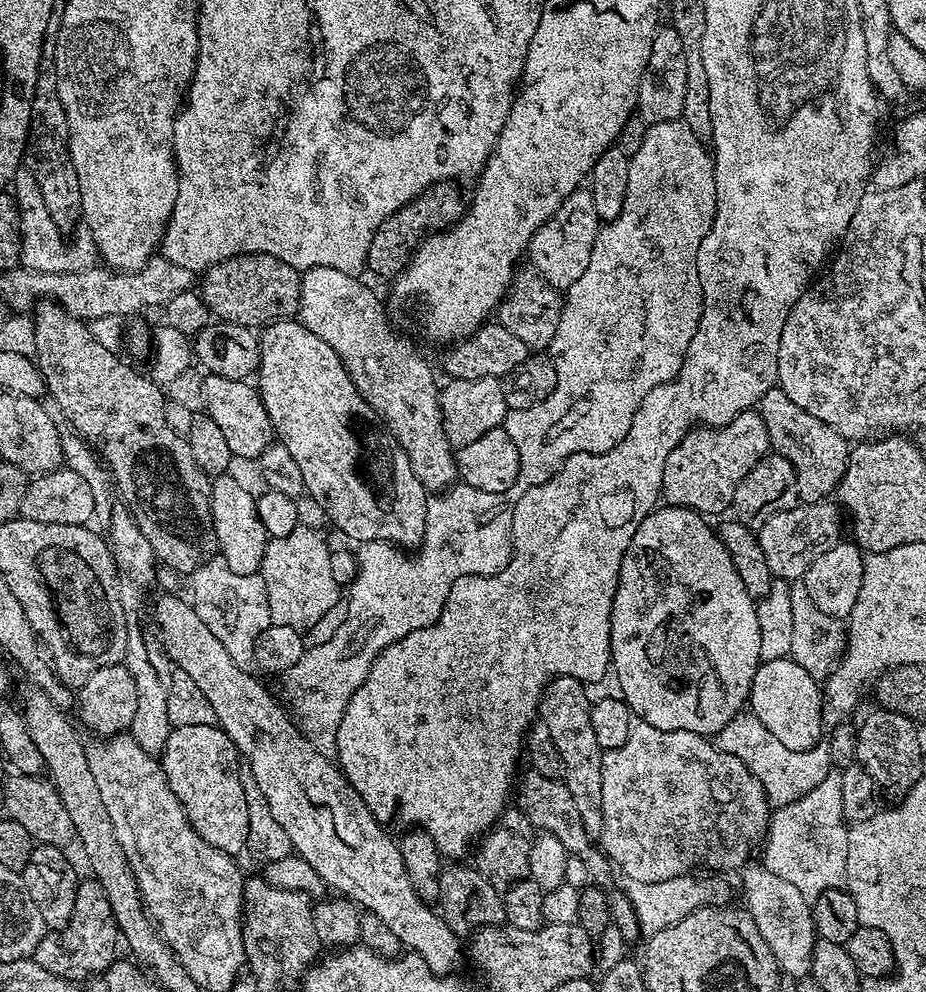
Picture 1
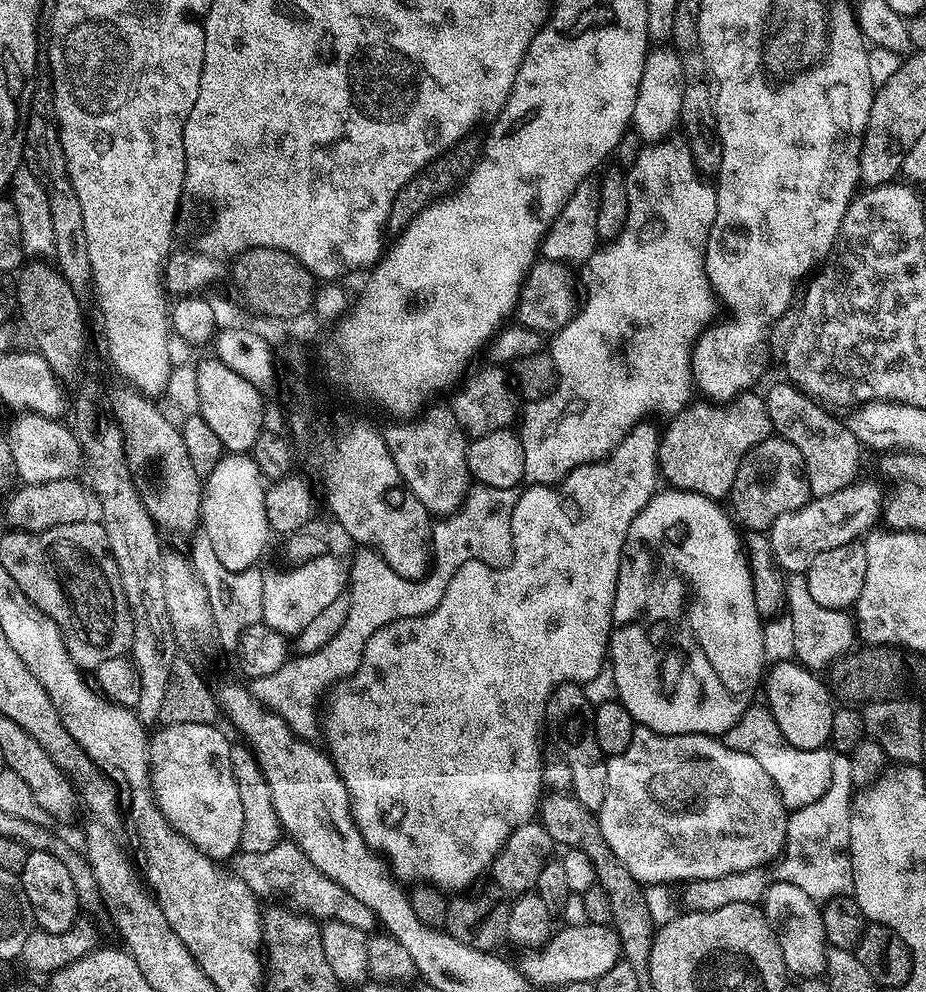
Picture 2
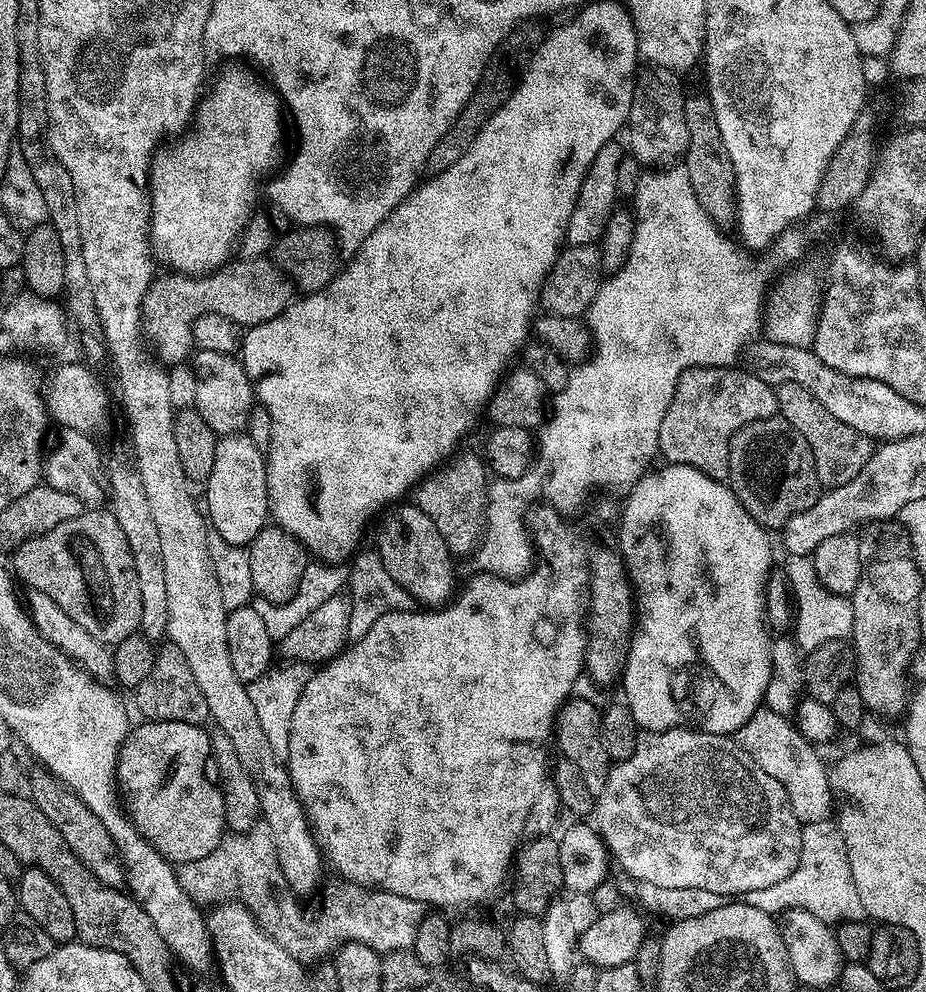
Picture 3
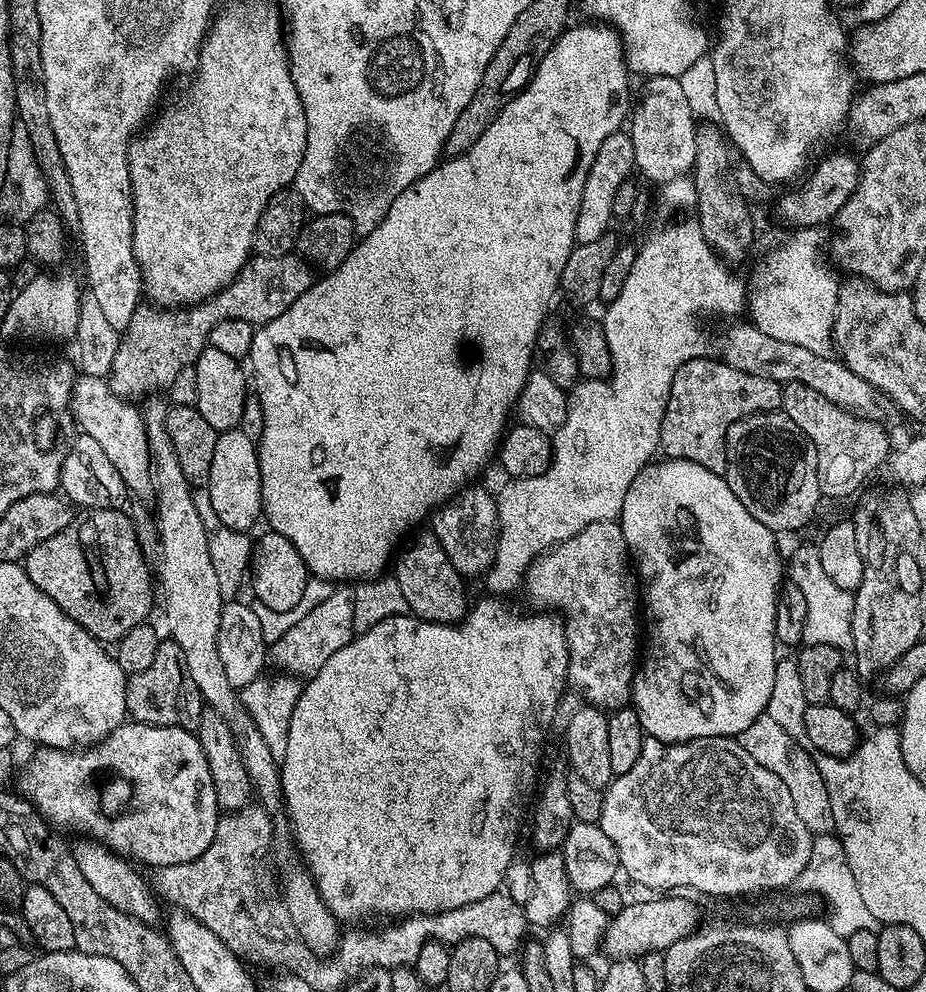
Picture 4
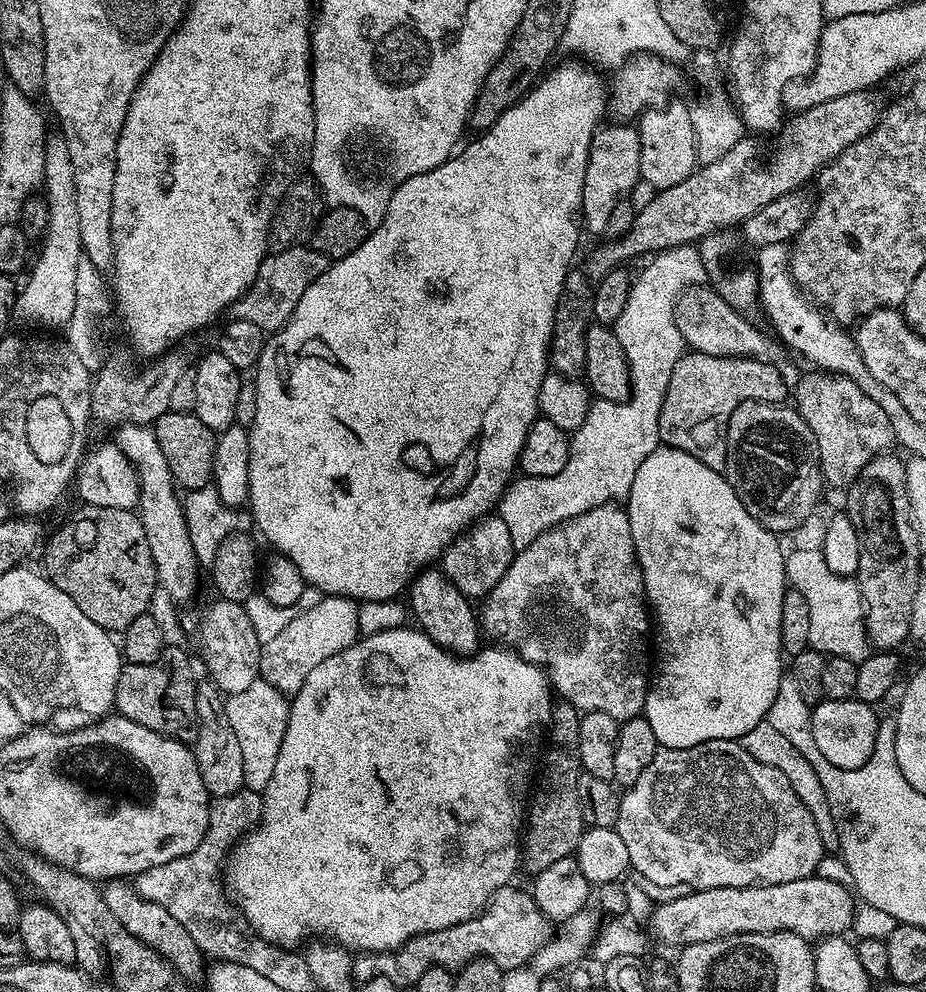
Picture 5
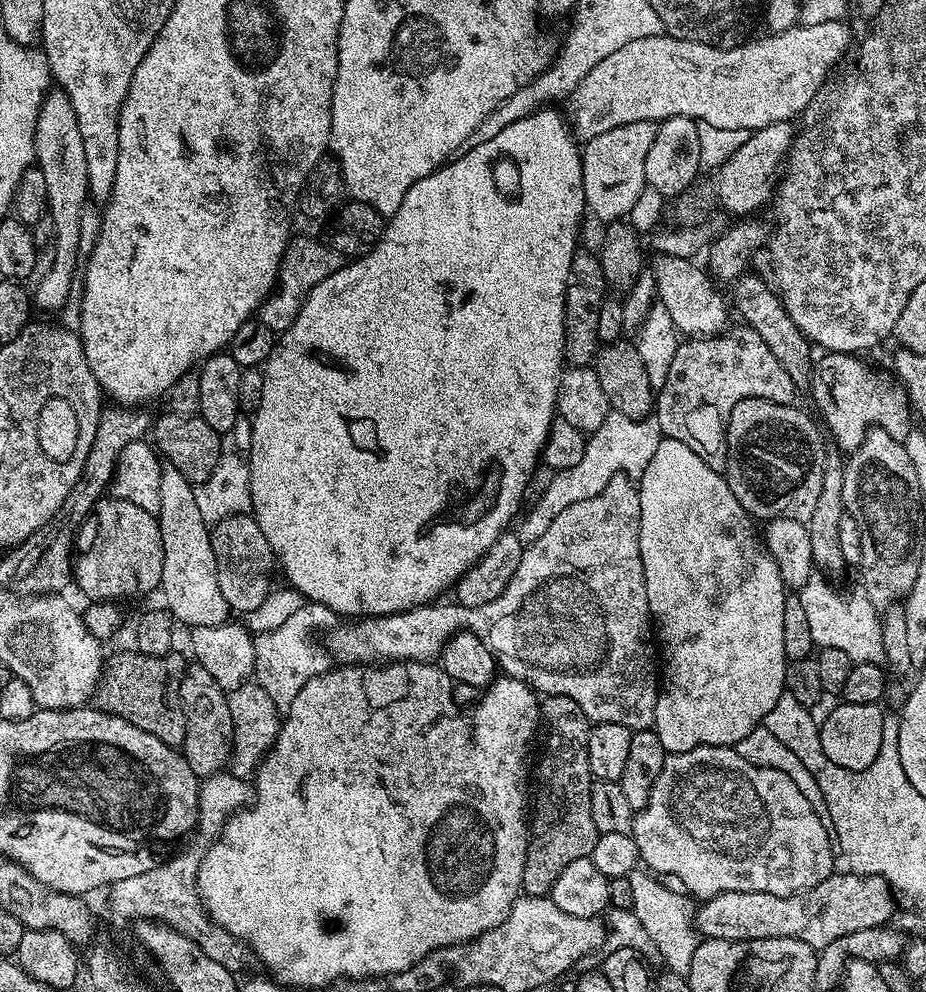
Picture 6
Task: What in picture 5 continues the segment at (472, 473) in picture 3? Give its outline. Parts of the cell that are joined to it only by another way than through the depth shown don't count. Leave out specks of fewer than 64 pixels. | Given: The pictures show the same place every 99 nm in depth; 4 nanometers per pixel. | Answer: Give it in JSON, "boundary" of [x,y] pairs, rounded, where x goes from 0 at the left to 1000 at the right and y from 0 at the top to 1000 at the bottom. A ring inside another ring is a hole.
{"boundary":[[[528,518],[485,548],[477,561],[477,576],[501,601],[525,603],[533,595],[533,591],[542,587],[546,575],[553,570],[554,559],[551,534],[546,534],[546,526],[542,526],[538,518]]]}

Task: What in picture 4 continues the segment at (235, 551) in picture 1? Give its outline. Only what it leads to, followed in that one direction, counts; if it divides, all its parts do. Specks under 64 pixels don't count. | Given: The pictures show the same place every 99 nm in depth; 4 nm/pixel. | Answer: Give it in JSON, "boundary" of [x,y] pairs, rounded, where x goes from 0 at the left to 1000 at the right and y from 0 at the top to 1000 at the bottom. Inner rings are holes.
{"boundary":[[[258,432],[237,436],[231,450],[227,482],[222,495],[227,498],[228,511],[244,532],[267,535],[282,521],[282,478],[278,464],[278,447]]]}

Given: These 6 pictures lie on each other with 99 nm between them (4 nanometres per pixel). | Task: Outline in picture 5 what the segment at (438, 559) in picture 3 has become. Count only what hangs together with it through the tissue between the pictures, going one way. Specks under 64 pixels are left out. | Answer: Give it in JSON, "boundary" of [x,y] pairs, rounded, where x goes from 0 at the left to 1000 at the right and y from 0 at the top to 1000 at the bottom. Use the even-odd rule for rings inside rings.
{"boundary":[[[458,575],[446,584],[438,594],[440,612],[449,620],[448,628],[473,649],[494,663],[504,663],[519,652],[521,633],[515,618],[510,617],[506,602],[488,590],[478,576]],[[471,576],[471,577],[467,577]],[[445,612],[445,613],[444,613]]]}

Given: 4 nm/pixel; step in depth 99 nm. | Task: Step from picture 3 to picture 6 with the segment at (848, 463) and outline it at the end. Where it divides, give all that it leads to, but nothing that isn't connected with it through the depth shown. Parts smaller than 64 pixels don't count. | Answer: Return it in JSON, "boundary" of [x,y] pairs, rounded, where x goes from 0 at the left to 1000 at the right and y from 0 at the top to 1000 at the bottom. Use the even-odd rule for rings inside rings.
{"boundary":[[[896,355],[887,358],[880,364],[877,372],[877,385],[875,388],[875,396],[877,395],[877,403],[881,406],[881,411],[886,414],[884,422],[890,422],[889,430],[898,434],[898,444],[905,451],[911,455],[911,458],[919,458],[930,446],[933,445],[934,435],[948,430],[957,438],[961,438],[967,444],[973,446],[979,445],[983,434],[981,428],[981,415],[983,419],[983,408],[981,399],[971,386],[964,385],[962,382],[954,383],[948,376],[942,371],[936,371],[932,367],[930,360],[924,357],[914,355]]]}

